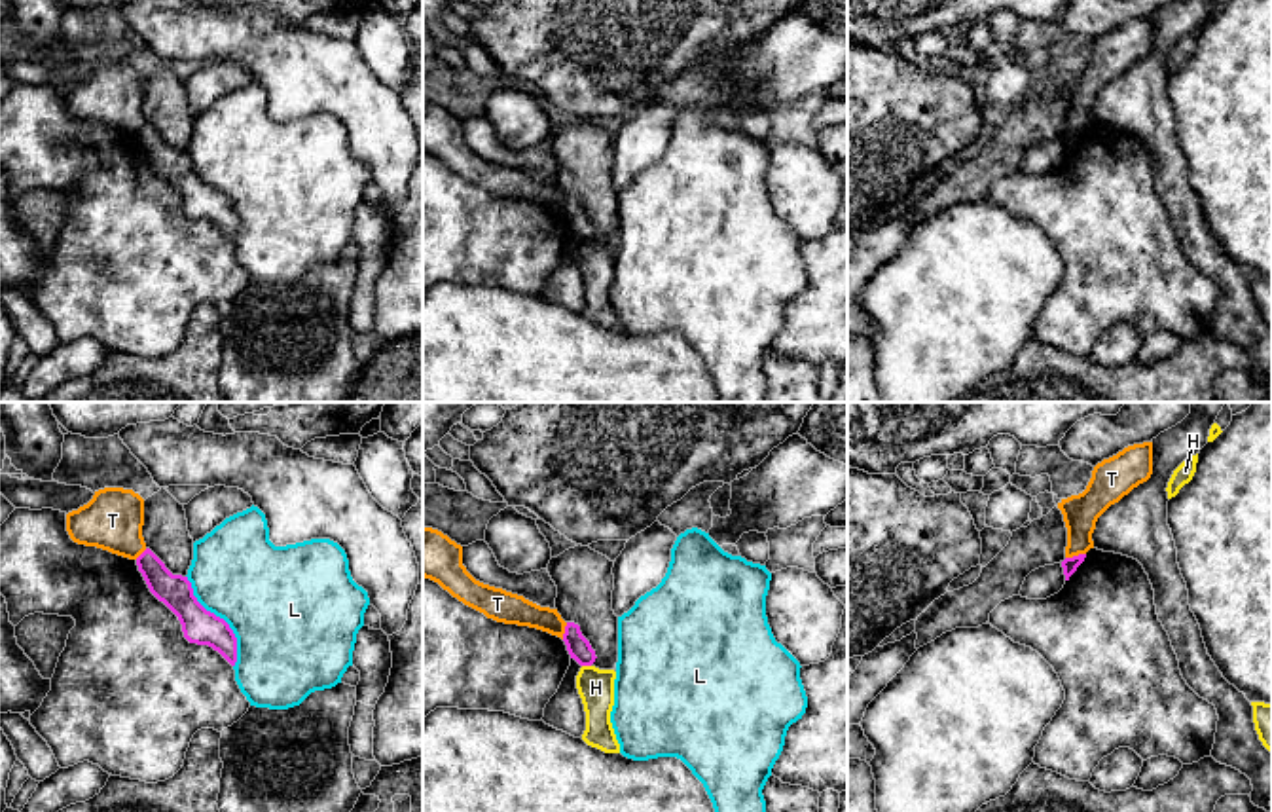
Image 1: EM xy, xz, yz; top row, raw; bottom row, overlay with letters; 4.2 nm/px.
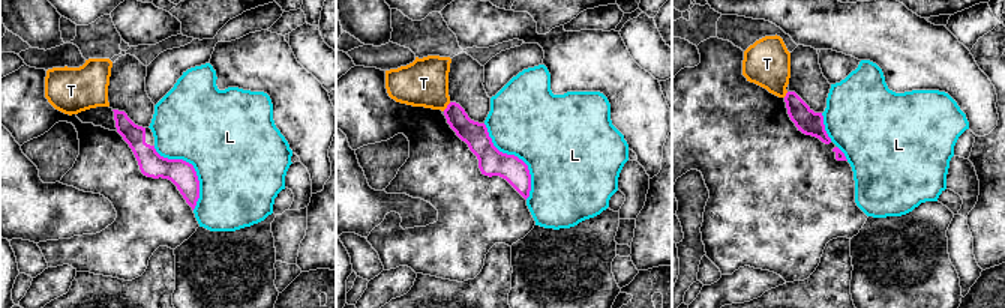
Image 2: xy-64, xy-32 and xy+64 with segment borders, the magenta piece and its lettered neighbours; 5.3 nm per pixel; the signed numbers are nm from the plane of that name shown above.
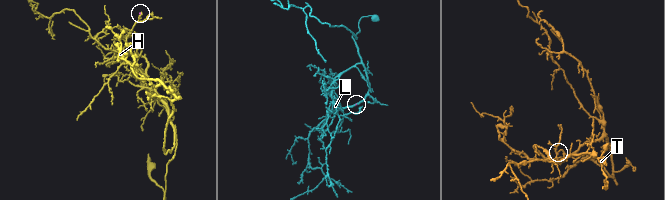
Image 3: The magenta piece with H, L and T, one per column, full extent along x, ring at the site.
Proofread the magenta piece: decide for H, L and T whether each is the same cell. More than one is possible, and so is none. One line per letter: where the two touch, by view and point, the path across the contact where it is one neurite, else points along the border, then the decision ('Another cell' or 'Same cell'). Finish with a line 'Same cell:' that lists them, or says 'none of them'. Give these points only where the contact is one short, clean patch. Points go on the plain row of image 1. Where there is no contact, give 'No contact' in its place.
H: Touches magenta at xz (586, 239). Boundary: xz (582, 239), (590, 241). Another cell
L: Touches magenta at xy (222, 194). Another cell
T: Touches magenta at yz (1075, 131). Boundary: yz (1085, 128), (1066, 133). Another cell
Same cell: none of them

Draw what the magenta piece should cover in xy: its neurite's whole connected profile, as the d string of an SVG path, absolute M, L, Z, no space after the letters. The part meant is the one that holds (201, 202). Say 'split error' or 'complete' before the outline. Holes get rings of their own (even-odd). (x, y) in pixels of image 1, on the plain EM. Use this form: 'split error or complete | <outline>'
complete | M150 123L136 133L136 140L150 167L178 192L184 212L190 218L212 222L235 241L237 212L233 205L197 176L188 152L173 150Z

